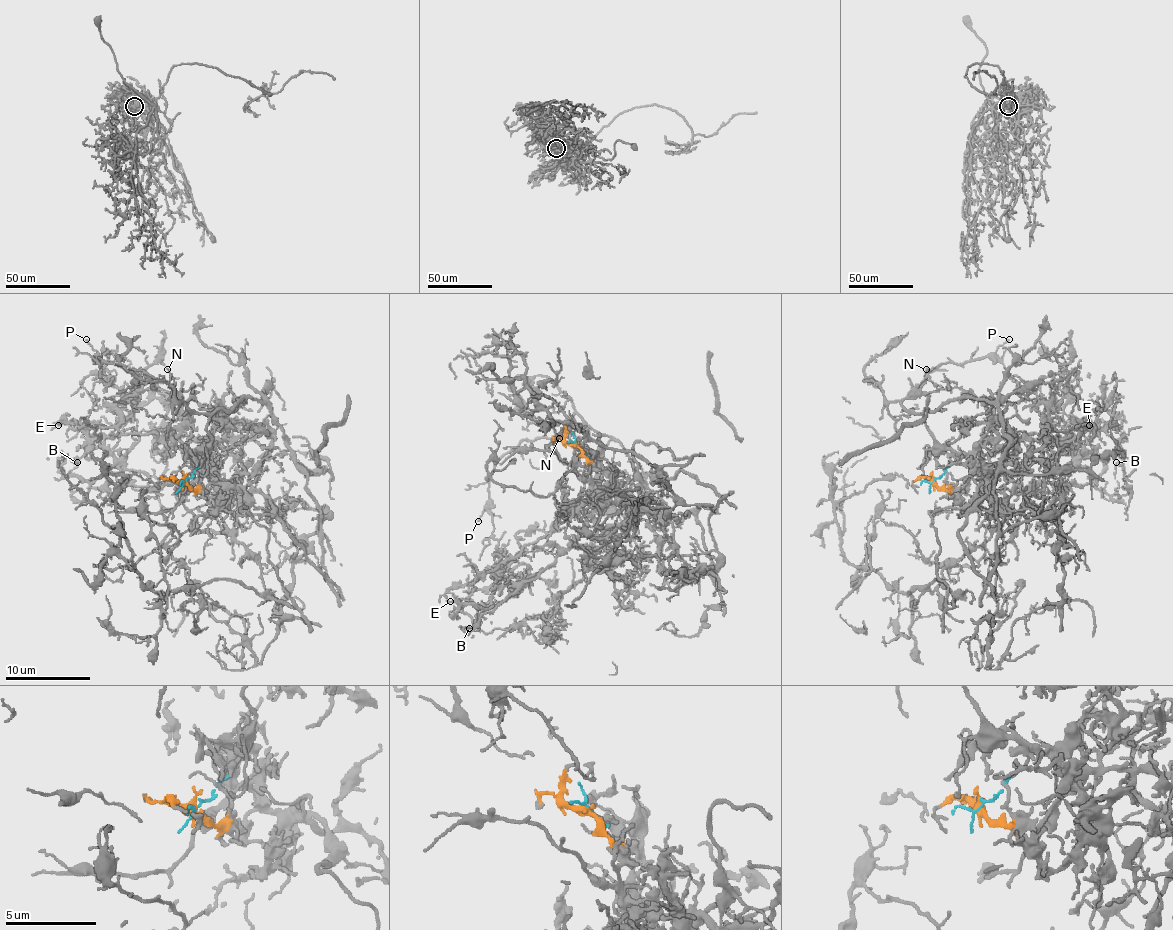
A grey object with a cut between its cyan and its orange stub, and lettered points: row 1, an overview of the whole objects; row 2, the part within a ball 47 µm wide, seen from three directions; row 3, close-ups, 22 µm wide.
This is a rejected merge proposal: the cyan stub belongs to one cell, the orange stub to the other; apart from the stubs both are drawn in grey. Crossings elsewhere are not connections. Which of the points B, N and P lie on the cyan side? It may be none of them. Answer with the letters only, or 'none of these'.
N, P

